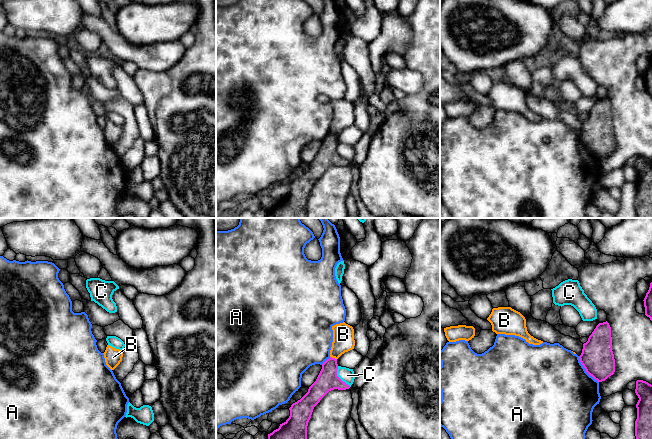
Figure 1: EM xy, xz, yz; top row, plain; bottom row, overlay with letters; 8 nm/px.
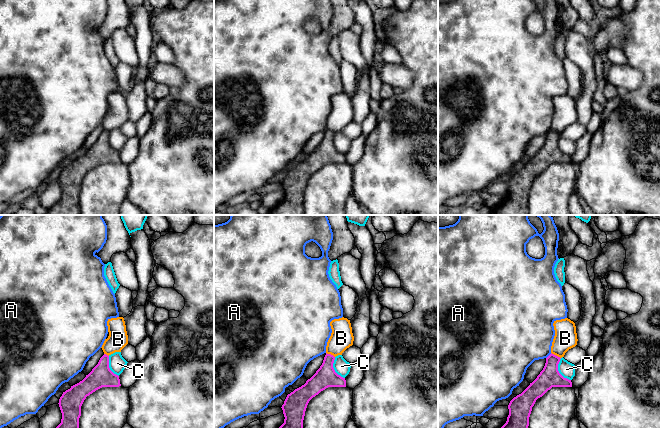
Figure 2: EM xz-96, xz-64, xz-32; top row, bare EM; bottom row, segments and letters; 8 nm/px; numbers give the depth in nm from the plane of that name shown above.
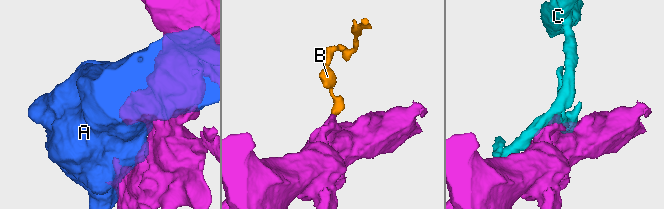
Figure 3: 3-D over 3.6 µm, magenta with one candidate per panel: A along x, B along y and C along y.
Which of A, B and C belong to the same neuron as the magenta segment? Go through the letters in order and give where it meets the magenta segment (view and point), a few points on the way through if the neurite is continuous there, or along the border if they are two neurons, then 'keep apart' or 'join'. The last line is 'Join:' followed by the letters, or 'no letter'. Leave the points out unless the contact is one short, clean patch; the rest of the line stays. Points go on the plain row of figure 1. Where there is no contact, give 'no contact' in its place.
A: yz (585, 145) | keep apart
B: xz (333, 134) | along xz (330, 132), (336, 135) | keep apart
C: xz (338, 153) | keep apart
Join: no letter

